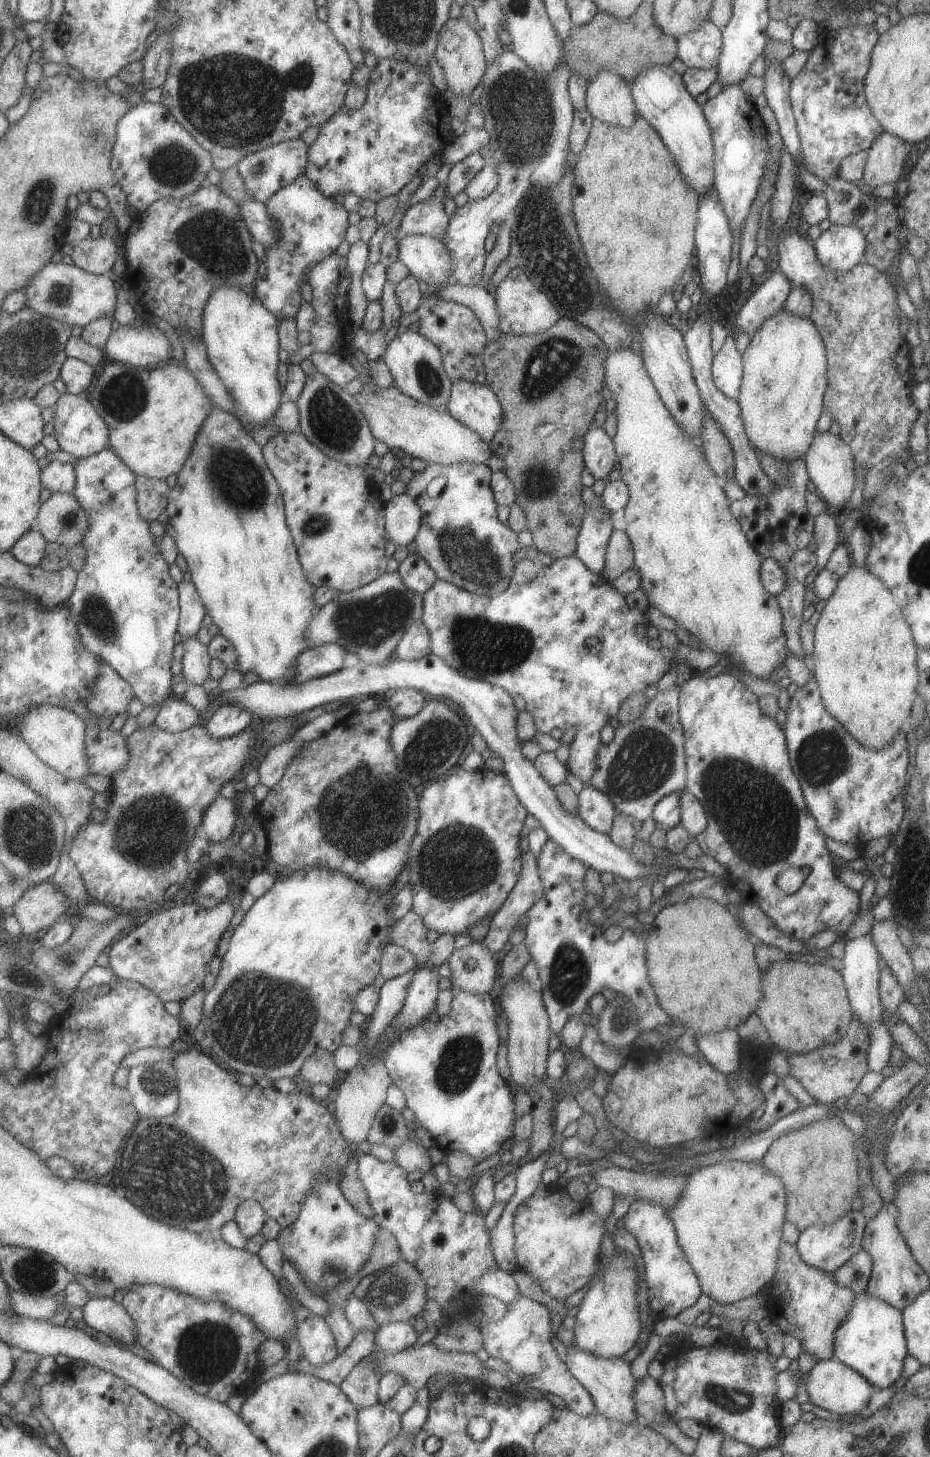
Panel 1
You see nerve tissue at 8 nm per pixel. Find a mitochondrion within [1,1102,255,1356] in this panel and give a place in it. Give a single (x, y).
(152, 1175)

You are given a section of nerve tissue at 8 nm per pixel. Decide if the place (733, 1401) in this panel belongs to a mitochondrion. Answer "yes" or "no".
yes

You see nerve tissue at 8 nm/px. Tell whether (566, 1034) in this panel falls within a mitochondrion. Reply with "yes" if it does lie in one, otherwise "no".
no

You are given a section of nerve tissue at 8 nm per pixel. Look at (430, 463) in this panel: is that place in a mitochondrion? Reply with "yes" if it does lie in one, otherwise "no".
no

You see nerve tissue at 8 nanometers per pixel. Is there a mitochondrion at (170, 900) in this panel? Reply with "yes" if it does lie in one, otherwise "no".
no

